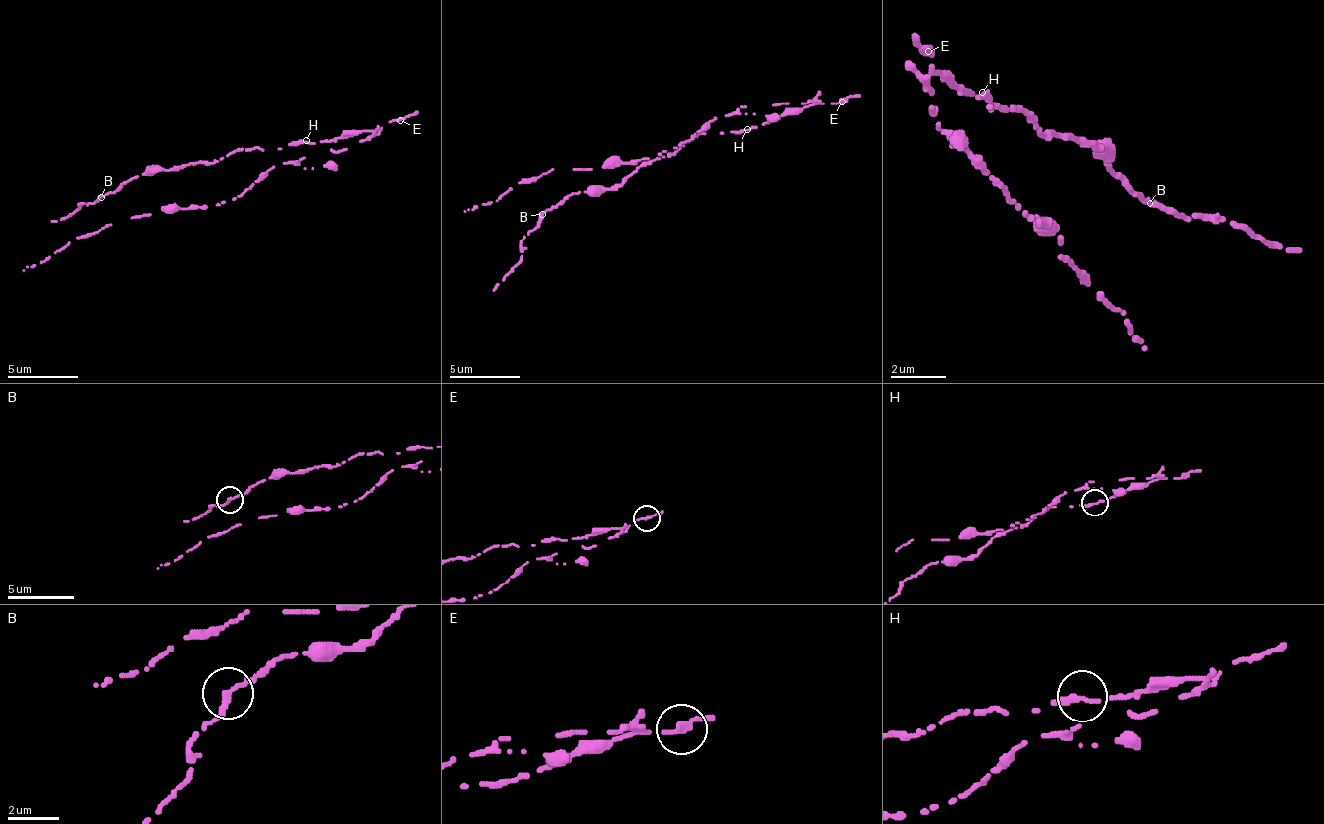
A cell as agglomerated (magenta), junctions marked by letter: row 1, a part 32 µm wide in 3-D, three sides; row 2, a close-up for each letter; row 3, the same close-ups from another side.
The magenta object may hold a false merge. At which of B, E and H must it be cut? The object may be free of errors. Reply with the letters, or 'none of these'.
E

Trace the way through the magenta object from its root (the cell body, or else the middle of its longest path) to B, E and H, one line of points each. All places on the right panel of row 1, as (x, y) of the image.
B: (967, 147), (989, 105), (1016, 105), (1037, 126), (1037, 133), (1073, 133), (1100, 147), (1107, 168), (1149, 203)
E: (967, 147), (989, 112), (989, 99), (933, 70), (933, 49), (926, 49)
H: (967, 147), (989, 112), (989, 99), (982, 92)

